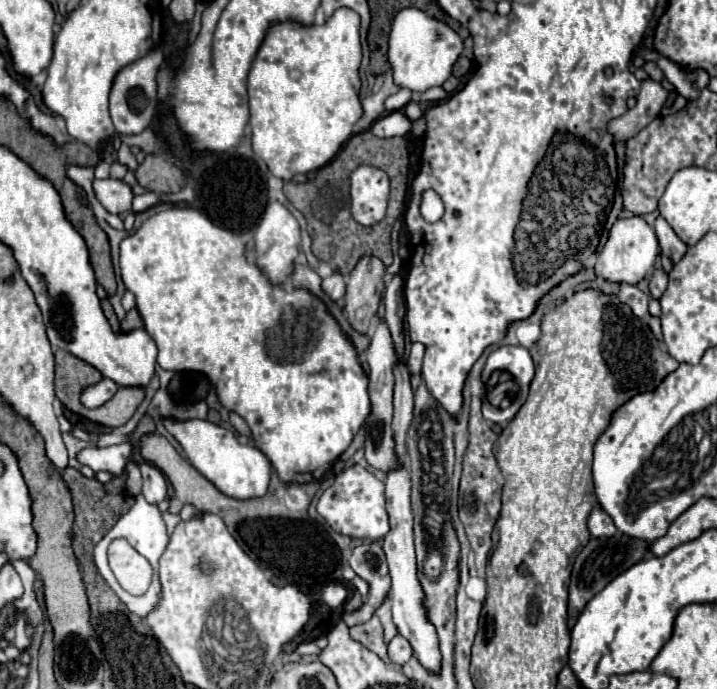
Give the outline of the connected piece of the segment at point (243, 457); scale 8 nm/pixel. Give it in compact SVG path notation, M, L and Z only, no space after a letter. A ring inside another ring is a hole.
M162 417L164 427L168 433L174 435L174 439L182 445L186 457L190 463L208 479L212 481L224 495L236 497L236 499L250 499L250 497L260 497L266 493L268 483L270 483L270 473L272 465L266 459L266 455L256 449L242 445L236 435L216 423L204 421L204 419L186 419L178 421L174 417Z

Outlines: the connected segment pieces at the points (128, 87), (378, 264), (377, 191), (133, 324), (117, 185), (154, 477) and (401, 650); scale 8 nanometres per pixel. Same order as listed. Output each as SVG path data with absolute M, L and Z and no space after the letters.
M152 49L146 57L126 65L114 77L112 91L110 91L110 115L112 115L112 123L118 133L134 135L134 133L142 133L150 125L154 111L156 111L156 91L158 91L156 75L160 71L162 61L164 61L162 51Z
M364 255L348 275L346 313L352 327L360 333L368 331L370 319L378 311L384 293L384 275L384 263L380 259L374 259L372 255Z
M361 165L350 177L352 215L362 225L378 223L384 217L383 192L387 189L387 173Z
M132 309L132 311L128 311L128 313L126 313L126 317L122 319L120 327L122 327L122 331L132 331L132 329L144 327L144 323L142 323L142 319L140 319L138 311L136 311L136 309Z
M96 179L94 181L94 191L96 191L96 197L100 199L100 203L110 211L110 213L128 213L132 211L132 199L134 199L134 193L132 189L120 181L120 179Z
M146 461L140 463L140 471L142 471L142 477L144 477L142 495L146 497L146 501L158 503L158 501L166 499L168 497L168 485L166 485L162 471L158 471L152 463L146 463Z
M396 635L388 643L388 655L390 655L390 659L392 659L394 665L402 667L412 657L412 647L410 647L410 643L406 643L406 639L402 639L402 635Z

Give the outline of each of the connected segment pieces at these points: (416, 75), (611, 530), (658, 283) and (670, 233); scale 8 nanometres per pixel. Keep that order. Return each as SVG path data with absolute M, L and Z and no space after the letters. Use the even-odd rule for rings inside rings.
M408 7L394 17L390 31L388 61L392 65L396 85L408 87L410 91L418 91L418 93L442 85L452 75L454 63L458 61L462 51L464 51L462 37L446 23L426 15L420 9Z
M594 507L590 519L588 519L588 529L592 537L610 537L616 533L616 525L610 519L608 513L604 513L600 507Z
M656 269L652 273L652 279L650 279L650 295L660 299L664 289L666 289L666 285L668 285L668 273L664 269Z
M662 217L656 219L654 231L656 231L656 235L658 235L662 253L668 255L674 263L678 263L678 261L682 259L682 255L686 253L688 245L682 243L682 239L678 239L678 235L674 233L674 229L672 229L672 227L666 223L666 219L662 219Z

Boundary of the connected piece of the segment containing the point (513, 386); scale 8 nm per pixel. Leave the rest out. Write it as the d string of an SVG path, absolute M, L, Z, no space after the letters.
M502 345L498 347L484 365L484 397L482 397L482 415L484 419L504 425L508 423L522 403L528 397L528 385L534 377L534 363L526 347L520 345Z

